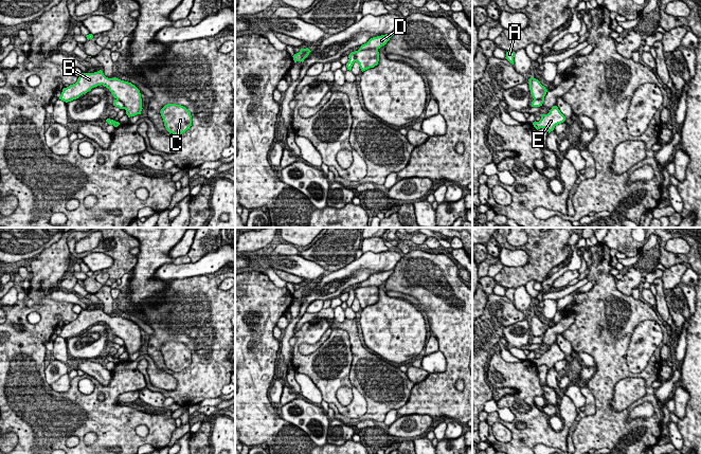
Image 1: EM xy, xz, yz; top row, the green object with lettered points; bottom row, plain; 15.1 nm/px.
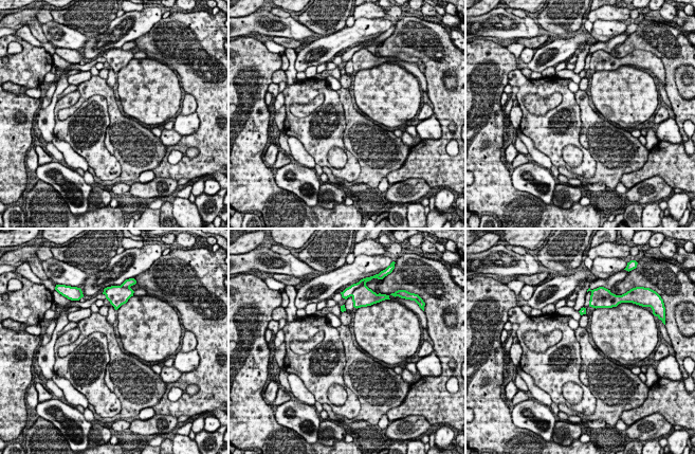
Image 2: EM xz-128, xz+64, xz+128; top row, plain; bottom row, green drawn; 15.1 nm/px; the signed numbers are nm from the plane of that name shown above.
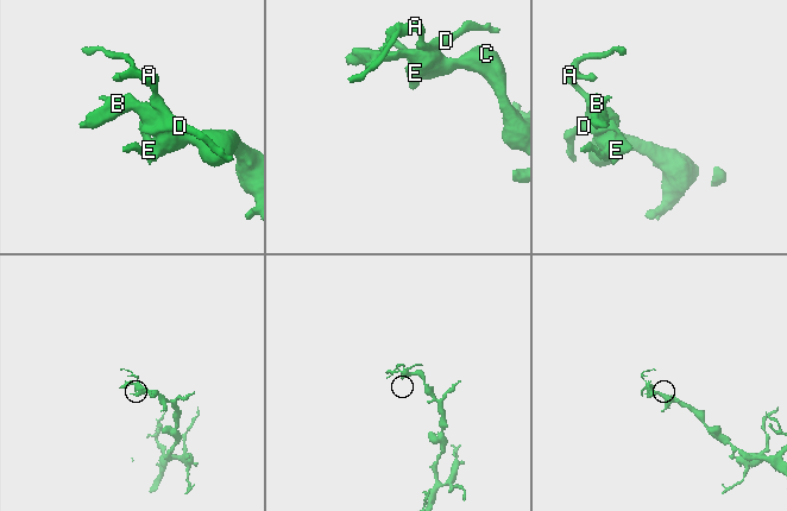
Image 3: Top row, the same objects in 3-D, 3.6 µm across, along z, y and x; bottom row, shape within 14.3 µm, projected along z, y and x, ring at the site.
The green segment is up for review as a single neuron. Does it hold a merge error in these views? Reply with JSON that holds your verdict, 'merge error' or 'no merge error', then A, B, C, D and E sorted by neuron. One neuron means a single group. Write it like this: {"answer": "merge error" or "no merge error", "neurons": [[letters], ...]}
{"answer": "merge error", "neurons": [["A", "D", "E"], ["B", "C"]]}

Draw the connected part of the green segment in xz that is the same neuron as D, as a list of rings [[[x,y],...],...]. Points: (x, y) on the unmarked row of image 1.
[[[394,269],[377,274],[371,275],[366,280],[362,282],[359,287],[367,286],[380,286],[382,283],[387,282],[390,275],[394,272]]]

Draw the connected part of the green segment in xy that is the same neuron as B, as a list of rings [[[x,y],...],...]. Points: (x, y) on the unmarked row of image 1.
[[[102,307],[94,310],[82,310],[75,321],[62,326],[59,337],[66,340],[71,339],[101,322],[106,324],[114,335],[124,341],[128,355],[141,351],[143,345],[140,327],[131,320],[116,314],[106,314]]]

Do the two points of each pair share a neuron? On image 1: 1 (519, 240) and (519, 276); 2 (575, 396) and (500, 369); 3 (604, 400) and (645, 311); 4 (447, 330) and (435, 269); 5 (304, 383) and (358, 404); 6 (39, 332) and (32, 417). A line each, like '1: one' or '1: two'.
1: two
2: two
3: one
4: one
5: two
6: one

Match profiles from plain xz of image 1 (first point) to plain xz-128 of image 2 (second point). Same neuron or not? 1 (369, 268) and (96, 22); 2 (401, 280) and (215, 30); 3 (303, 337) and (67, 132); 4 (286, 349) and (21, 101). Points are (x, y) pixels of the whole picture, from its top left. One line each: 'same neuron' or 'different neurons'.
1: different neurons
2: same neuron
3: same neuron
4: different neurons

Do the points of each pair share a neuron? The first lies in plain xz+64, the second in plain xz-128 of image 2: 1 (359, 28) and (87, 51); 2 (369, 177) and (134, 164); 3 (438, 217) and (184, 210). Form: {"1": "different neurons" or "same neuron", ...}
{"1": "same neuron", "2": "same neuron", "3": "different neurons"}

